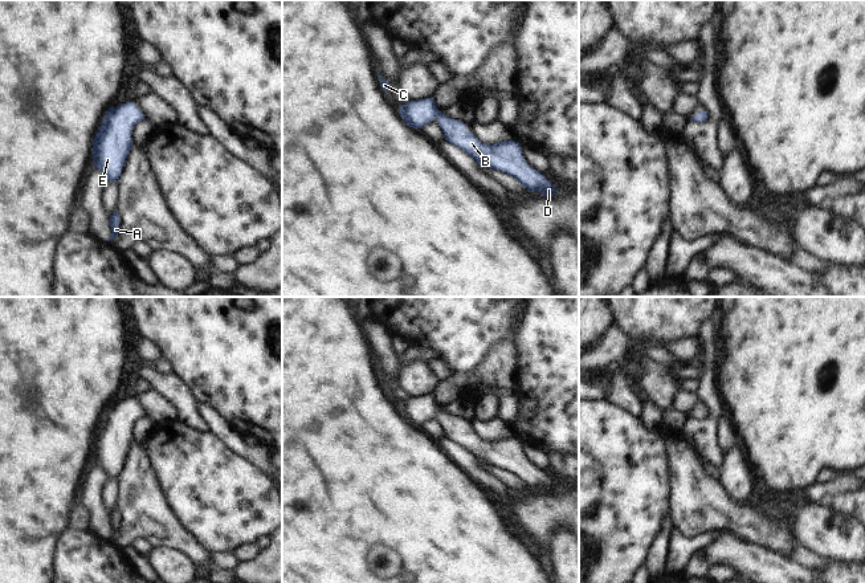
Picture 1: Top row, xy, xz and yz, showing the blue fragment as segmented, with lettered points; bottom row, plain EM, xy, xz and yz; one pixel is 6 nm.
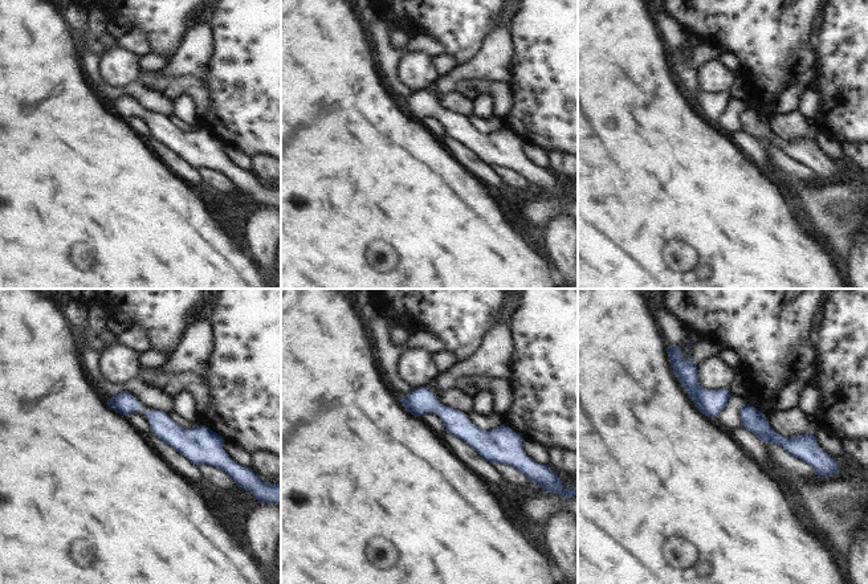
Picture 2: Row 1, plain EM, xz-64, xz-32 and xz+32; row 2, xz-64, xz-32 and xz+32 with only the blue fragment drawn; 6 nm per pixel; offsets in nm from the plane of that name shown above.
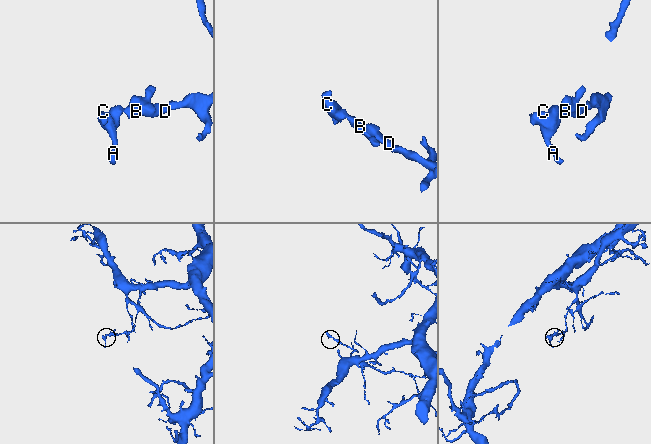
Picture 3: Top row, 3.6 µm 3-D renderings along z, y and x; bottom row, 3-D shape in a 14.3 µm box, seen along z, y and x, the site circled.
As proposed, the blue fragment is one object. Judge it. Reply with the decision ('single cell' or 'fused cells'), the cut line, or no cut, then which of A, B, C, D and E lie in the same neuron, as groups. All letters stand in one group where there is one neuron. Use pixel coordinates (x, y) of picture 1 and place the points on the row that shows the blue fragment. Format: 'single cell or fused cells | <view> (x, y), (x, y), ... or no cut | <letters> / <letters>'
single cell | no cut | A B C D E

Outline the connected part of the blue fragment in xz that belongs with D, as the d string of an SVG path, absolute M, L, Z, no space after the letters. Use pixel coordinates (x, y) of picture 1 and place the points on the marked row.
M433 98L408 101L399 107L399 113L409 127L419 130L437 118L445 140L465 151L481 167L505 172L529 191L539 191L550 197L555 196L556 188L542 172L535 171L526 163L518 142L482 143L474 134L466 131L465 123L442 114L434 105Z

